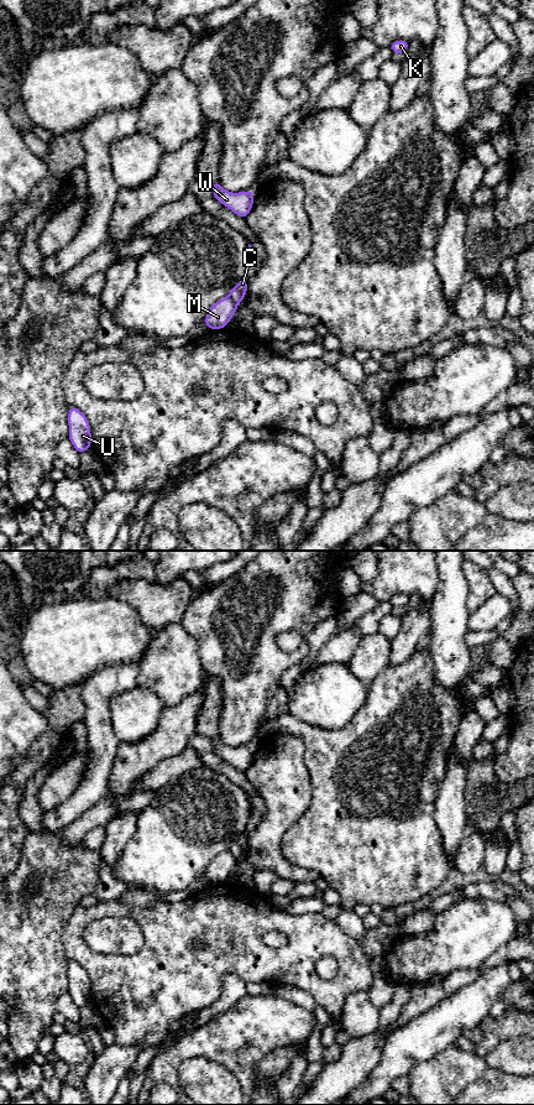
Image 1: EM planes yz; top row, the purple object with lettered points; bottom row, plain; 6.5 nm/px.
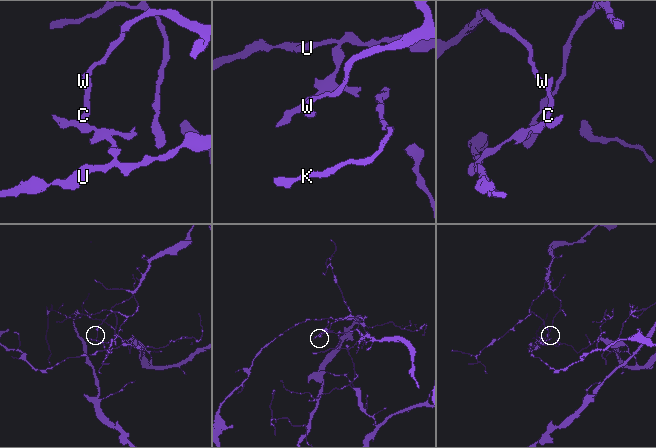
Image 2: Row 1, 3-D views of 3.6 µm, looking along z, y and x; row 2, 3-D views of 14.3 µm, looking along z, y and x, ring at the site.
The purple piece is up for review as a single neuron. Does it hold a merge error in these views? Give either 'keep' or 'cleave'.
cleave

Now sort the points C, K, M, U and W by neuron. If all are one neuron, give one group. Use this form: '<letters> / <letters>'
C K W / M U

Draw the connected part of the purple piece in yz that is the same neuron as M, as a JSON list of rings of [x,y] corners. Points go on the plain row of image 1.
[[[227,850],[211,860],[203,877],[211,885],[226,882],[237,865],[237,859]]]

